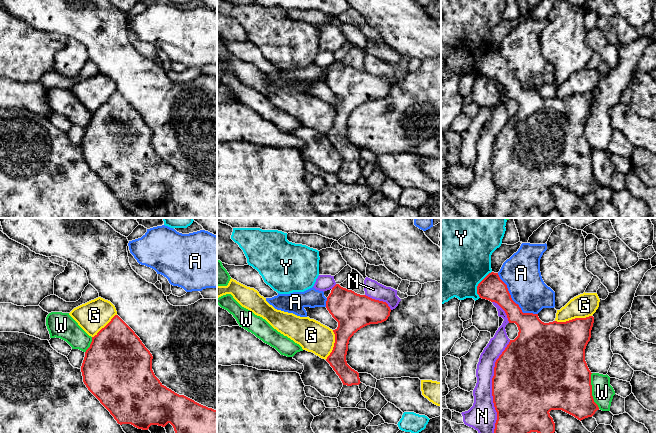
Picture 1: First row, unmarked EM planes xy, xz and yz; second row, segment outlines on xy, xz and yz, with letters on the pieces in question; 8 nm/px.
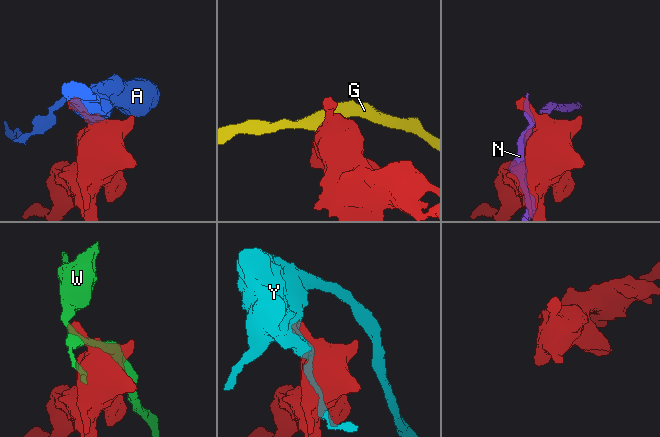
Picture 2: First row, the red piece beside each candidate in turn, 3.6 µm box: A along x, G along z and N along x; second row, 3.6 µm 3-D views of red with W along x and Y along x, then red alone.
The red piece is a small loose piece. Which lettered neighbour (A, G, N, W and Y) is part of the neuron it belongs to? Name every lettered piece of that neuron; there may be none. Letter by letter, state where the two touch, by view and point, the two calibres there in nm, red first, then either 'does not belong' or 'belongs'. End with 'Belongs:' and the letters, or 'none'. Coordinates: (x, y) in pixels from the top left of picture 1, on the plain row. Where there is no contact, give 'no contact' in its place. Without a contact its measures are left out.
A: contact yz (512, 76); calibres 200 and 300 nm; does not belong
G: contact yz (573, 95); calibres 400 and 190 nm; does not belong
N: contact yz (492, 167); calibres 500 and 240 nm; does not belong
W: contact yz (591, 167); calibres 460 and 170 nm; does not belong
Y: contact yz (478, 60); calibres 200 and 500 nm; does not belong
Belongs: none

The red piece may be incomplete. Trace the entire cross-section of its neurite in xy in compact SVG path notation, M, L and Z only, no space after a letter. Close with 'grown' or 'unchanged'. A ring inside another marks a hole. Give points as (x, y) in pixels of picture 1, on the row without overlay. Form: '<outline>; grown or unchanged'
M115 91L92 113L81 142L83 158L120 201L131 200L138 205L148 206L151 201L165 203L170 199L175 207L175 218L217 218L217 186L203 182L164 162L152 146L152 135L152 130L135 108Z; unchanged

